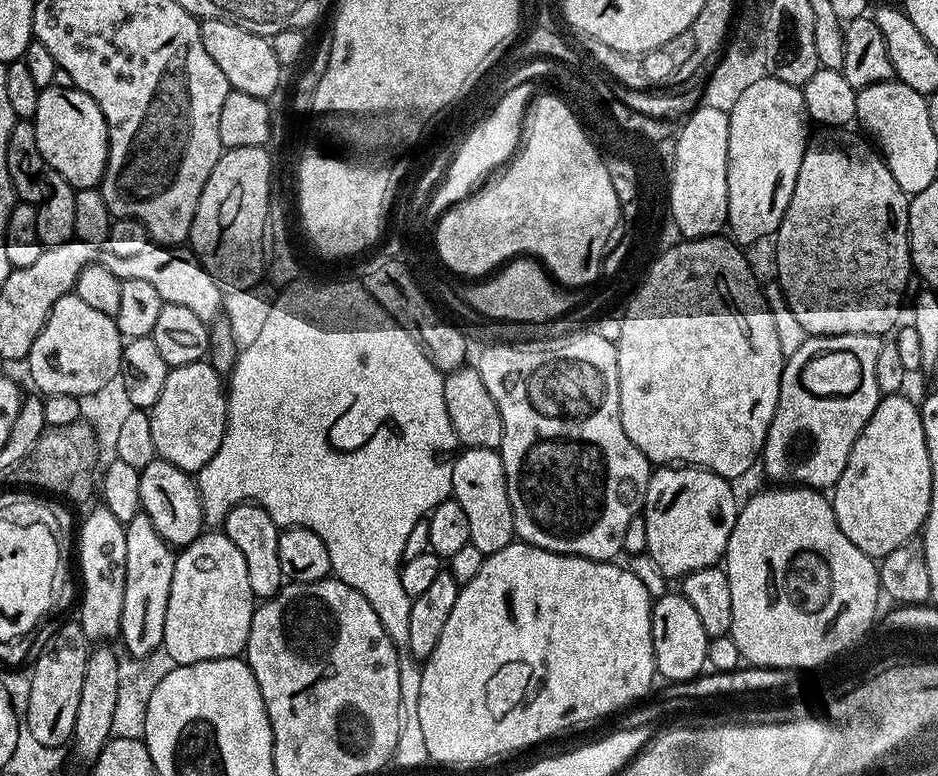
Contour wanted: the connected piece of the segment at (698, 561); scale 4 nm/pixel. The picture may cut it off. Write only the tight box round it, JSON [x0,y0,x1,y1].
[642,466,738,578]

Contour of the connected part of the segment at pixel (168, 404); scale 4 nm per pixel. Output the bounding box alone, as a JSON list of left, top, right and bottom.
[150,362,228,474]

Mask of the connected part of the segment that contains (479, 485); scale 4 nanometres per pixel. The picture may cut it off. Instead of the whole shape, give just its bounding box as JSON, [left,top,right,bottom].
[451,448,516,554]

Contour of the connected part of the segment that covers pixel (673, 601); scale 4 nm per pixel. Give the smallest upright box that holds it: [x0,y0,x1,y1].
[652,592,709,682]

